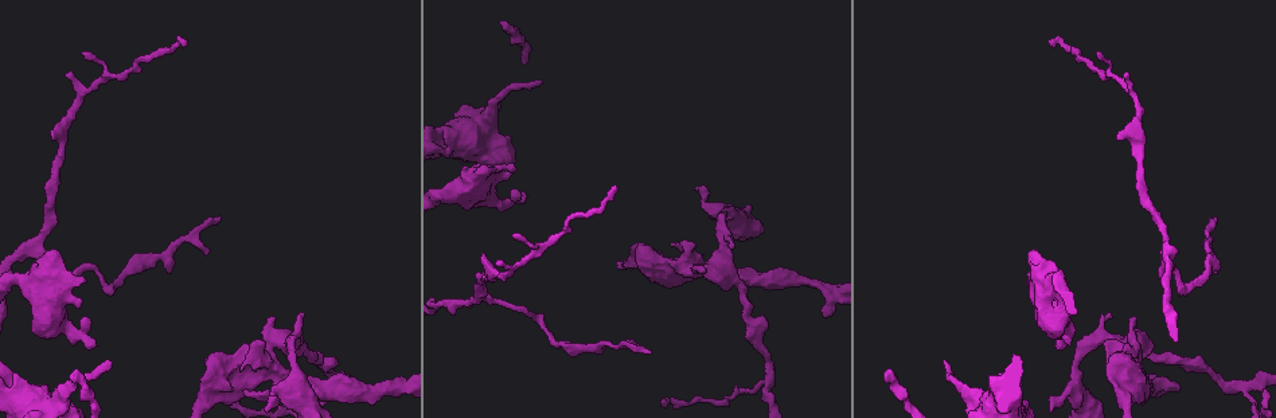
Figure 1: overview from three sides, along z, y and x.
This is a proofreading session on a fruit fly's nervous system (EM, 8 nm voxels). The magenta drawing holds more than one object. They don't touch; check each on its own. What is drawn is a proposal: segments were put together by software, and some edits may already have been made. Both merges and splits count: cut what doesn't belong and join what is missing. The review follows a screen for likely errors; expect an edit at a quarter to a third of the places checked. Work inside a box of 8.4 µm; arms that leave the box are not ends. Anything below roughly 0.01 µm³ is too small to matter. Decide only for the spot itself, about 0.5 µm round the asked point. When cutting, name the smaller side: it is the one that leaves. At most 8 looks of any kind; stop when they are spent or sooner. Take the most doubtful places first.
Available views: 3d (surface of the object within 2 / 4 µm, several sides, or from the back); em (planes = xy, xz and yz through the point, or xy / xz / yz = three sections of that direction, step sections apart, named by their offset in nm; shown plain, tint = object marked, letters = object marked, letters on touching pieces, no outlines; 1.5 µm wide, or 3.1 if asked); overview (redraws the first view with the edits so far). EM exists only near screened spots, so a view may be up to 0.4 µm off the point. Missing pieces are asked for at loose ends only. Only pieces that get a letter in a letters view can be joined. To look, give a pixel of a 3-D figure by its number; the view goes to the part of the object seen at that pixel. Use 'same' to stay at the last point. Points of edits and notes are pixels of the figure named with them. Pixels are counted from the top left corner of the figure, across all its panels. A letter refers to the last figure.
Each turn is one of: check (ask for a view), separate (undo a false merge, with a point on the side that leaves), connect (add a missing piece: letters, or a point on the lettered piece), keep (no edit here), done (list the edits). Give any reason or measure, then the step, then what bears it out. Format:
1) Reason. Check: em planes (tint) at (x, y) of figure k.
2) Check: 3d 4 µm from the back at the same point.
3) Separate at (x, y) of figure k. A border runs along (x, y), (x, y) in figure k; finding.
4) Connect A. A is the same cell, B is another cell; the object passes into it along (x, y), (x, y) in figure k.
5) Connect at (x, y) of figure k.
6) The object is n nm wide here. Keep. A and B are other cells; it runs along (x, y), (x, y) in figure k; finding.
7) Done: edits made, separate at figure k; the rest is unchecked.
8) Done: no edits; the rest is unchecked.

Four-way junction. Check: em xz step 4 (tint) at (693, 272) of figure 1.

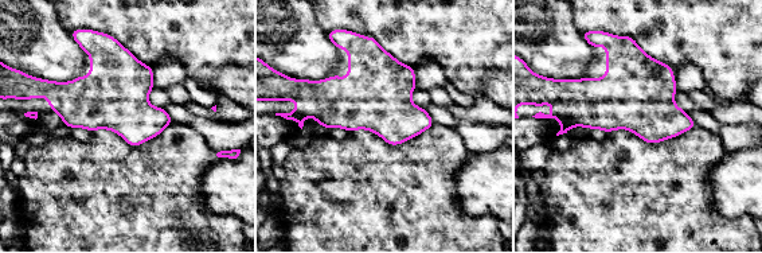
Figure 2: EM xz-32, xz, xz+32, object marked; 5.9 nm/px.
Cut it another way. Check: em planes (letters) at the same point.

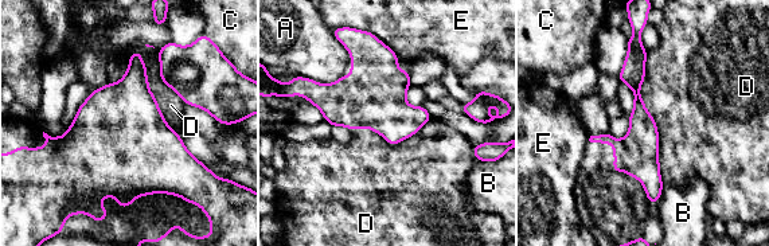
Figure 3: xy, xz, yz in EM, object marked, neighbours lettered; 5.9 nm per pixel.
The object is 360 nm wide here. Separate at (633, 71) of figure 3. A, B, C, D and E are other cells; a border runs along (628, 40), (639, 57) in figure 3; two neurons meet here.

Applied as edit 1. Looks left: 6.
Tapers out. Check: 3d 4 µm at (500, 20) of figure 1.

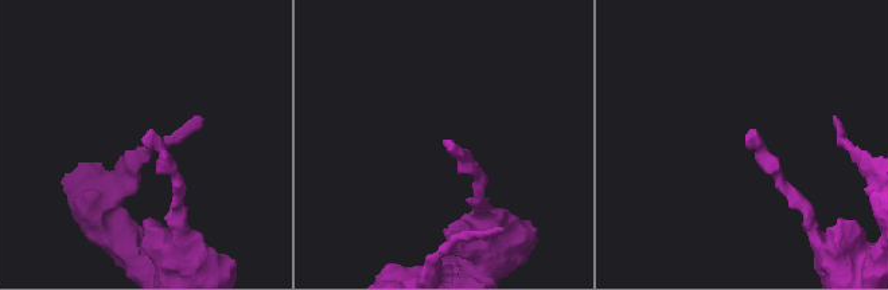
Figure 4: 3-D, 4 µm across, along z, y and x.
Check: em planes (letters) at (143, 137) of figure 4.

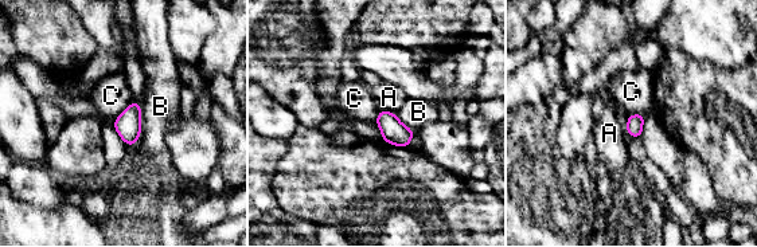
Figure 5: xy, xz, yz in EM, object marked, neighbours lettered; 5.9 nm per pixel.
The longest contact is with B, 240 nm. Keep. A, B and C are other cells; a border runs along (131, 102), (112, 122) in figure 5; none of them fits.

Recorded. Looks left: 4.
An open end. Check: em planes (letters) at (1030, 255) of figure 1.

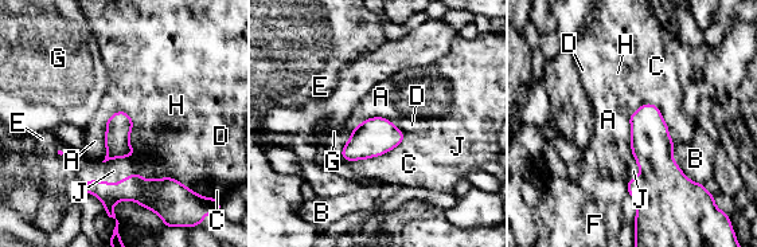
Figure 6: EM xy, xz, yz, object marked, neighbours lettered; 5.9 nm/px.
Keep. A, B, C, D, E, F, G, H and J are other cells; a border runs along (105, 122), (105, 157), (101, 161) in figure 6; none of them fits.

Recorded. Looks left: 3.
Done: edits made, separate at figure 3; the rest is unchecked.

